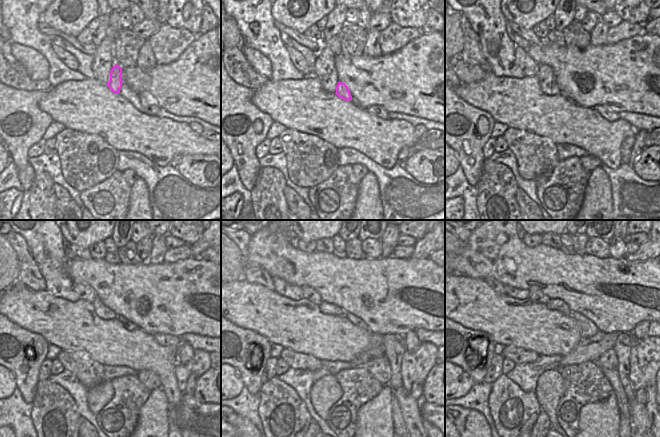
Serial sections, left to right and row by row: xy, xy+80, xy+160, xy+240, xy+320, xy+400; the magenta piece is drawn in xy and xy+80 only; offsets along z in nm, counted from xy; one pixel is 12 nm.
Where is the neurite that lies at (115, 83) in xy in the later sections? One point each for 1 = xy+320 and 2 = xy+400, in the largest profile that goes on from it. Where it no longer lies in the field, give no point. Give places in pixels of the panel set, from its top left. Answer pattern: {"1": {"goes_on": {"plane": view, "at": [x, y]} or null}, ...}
{"1": {"goes_on": {"plane": "xy+320", "at": [356, 321]}}, "2": {"goes_on": {"plane": "xy+400", "at": [588, 328]}}}

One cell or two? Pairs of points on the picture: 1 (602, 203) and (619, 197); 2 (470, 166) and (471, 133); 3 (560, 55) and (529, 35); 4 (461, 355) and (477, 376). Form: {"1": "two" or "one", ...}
{"1": "two", "2": "one", "3": "two", "4": "one"}

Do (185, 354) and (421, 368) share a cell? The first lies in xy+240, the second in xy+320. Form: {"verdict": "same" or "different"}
{"verdict": "different"}

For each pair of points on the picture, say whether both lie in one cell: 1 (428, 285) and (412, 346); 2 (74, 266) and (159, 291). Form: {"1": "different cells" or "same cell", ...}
{"1": "different cells", "2": "same cell"}

